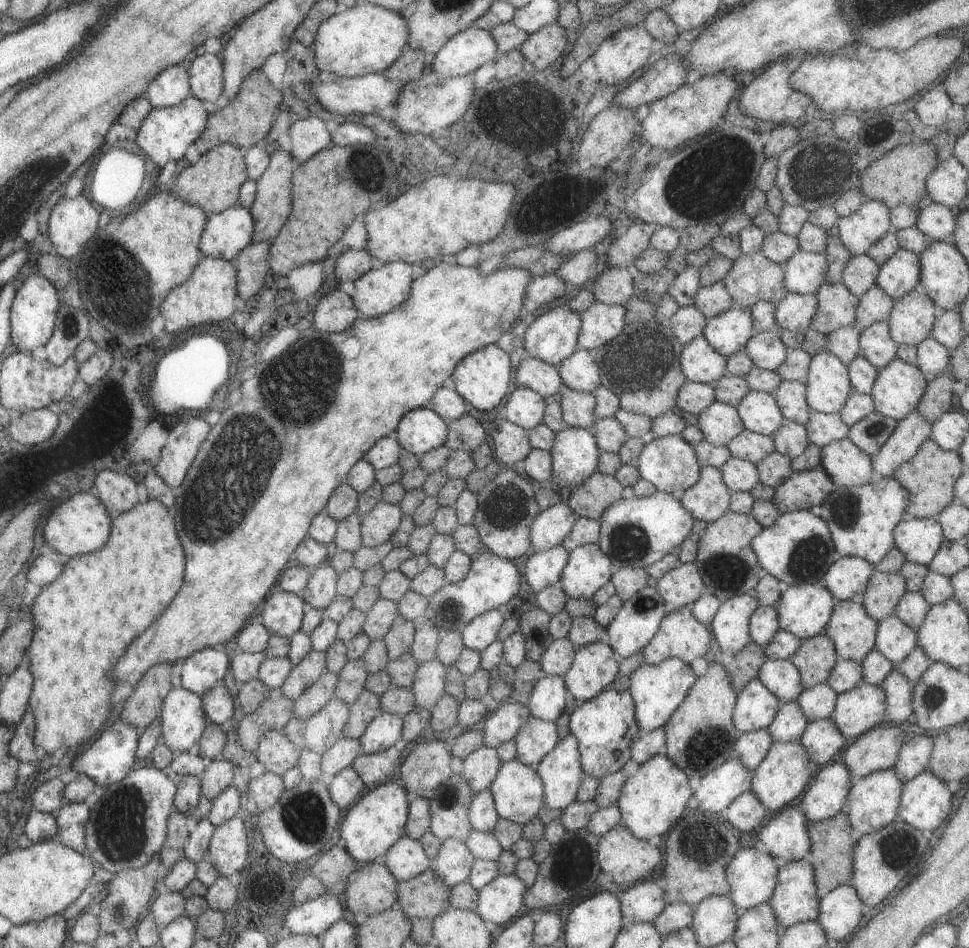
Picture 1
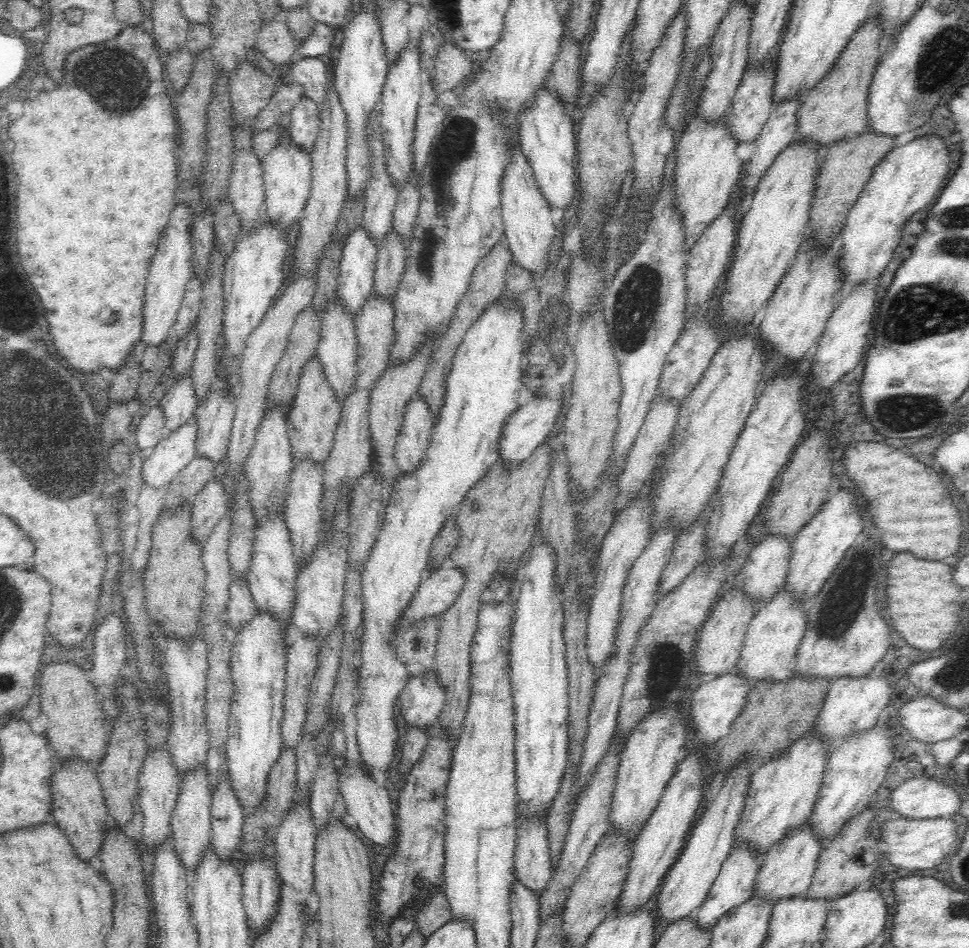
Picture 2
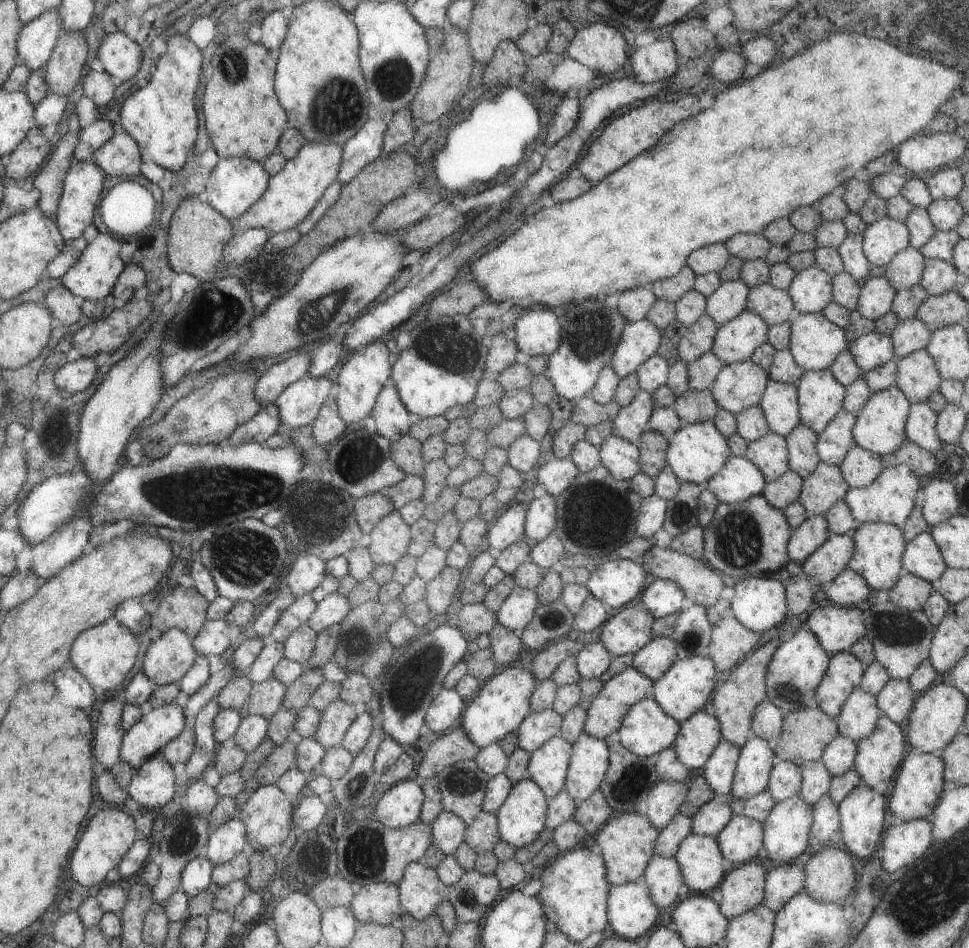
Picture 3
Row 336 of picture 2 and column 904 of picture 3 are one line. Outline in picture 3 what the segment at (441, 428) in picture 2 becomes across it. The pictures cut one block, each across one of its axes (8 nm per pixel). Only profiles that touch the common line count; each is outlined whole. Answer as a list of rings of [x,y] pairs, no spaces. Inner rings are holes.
[[[895,465],[882,469],[867,486],[848,487],[842,501],[859,525],[864,522],[882,522],[901,528],[913,508],[917,490],[918,476],[907,465]]]

